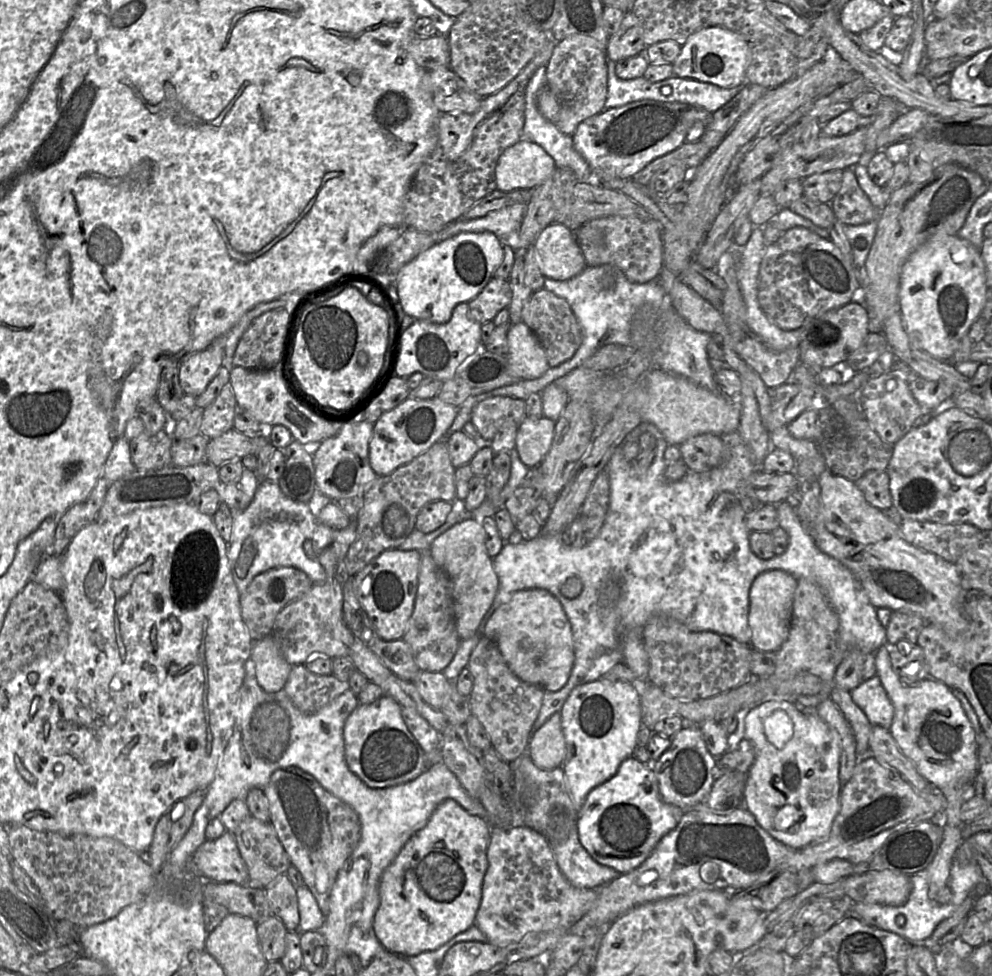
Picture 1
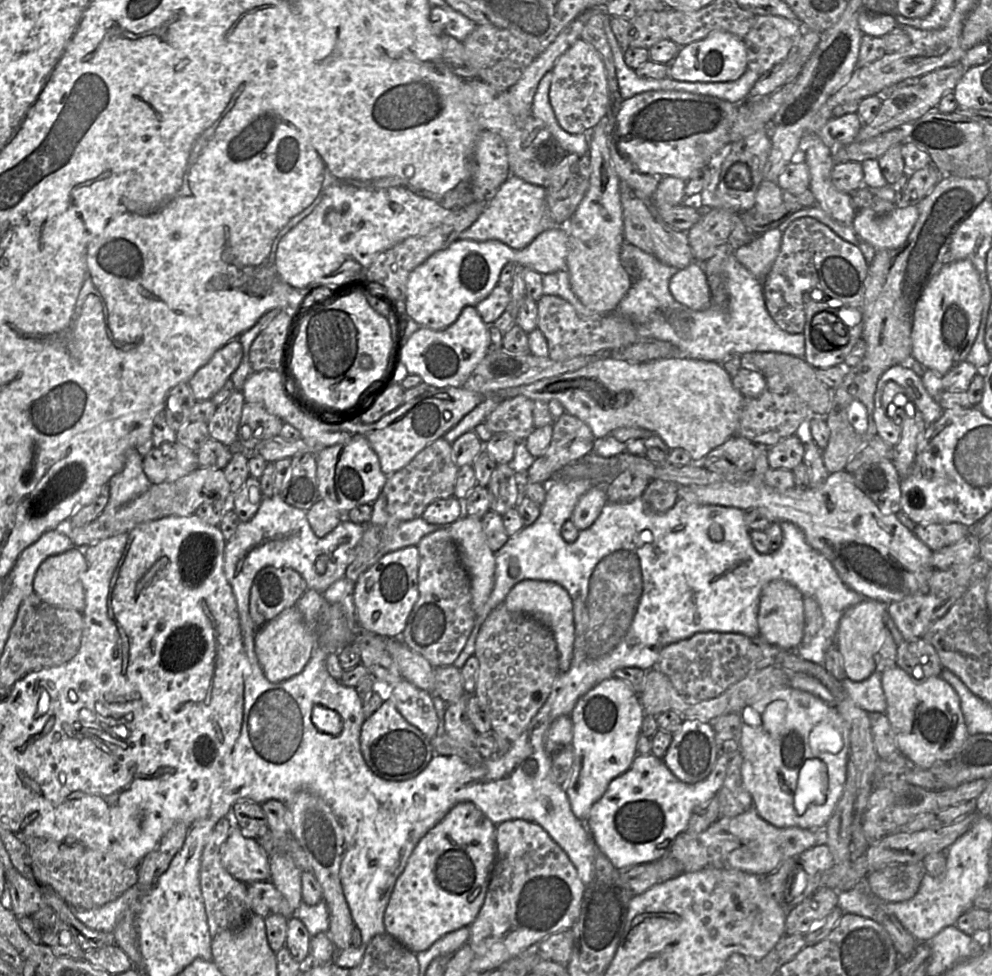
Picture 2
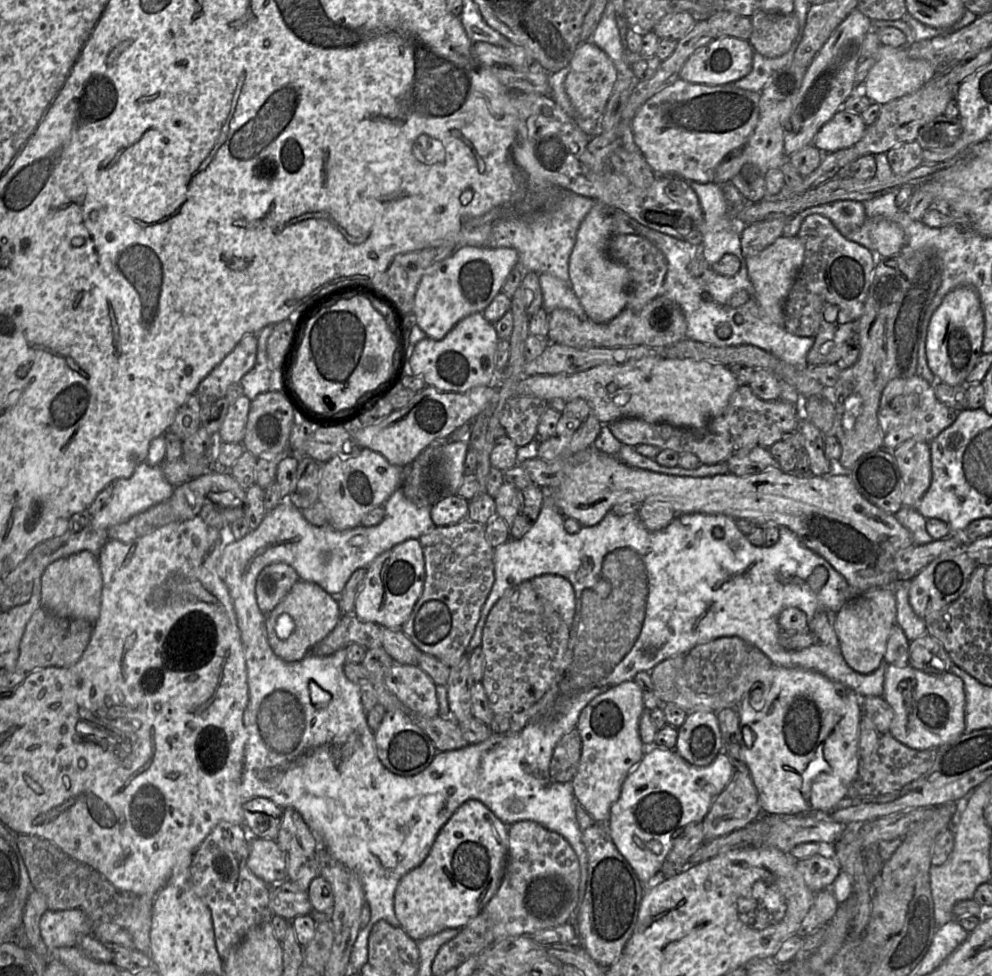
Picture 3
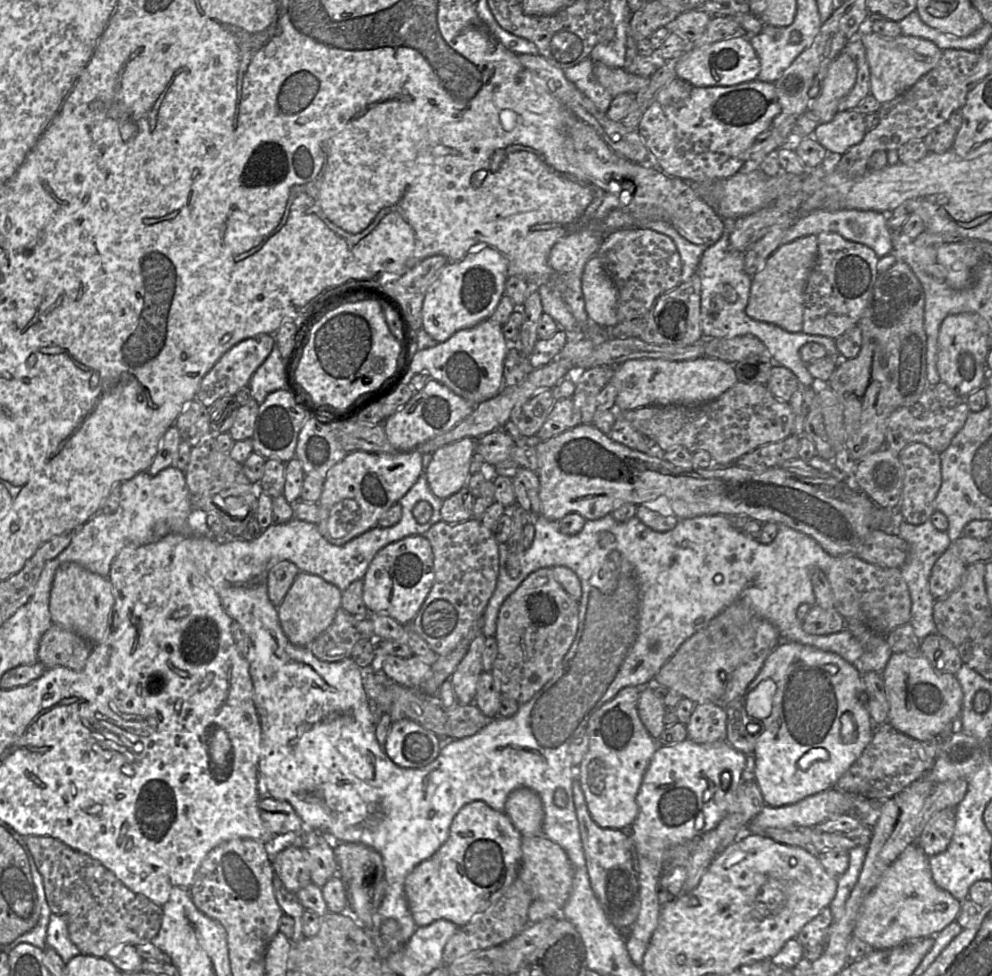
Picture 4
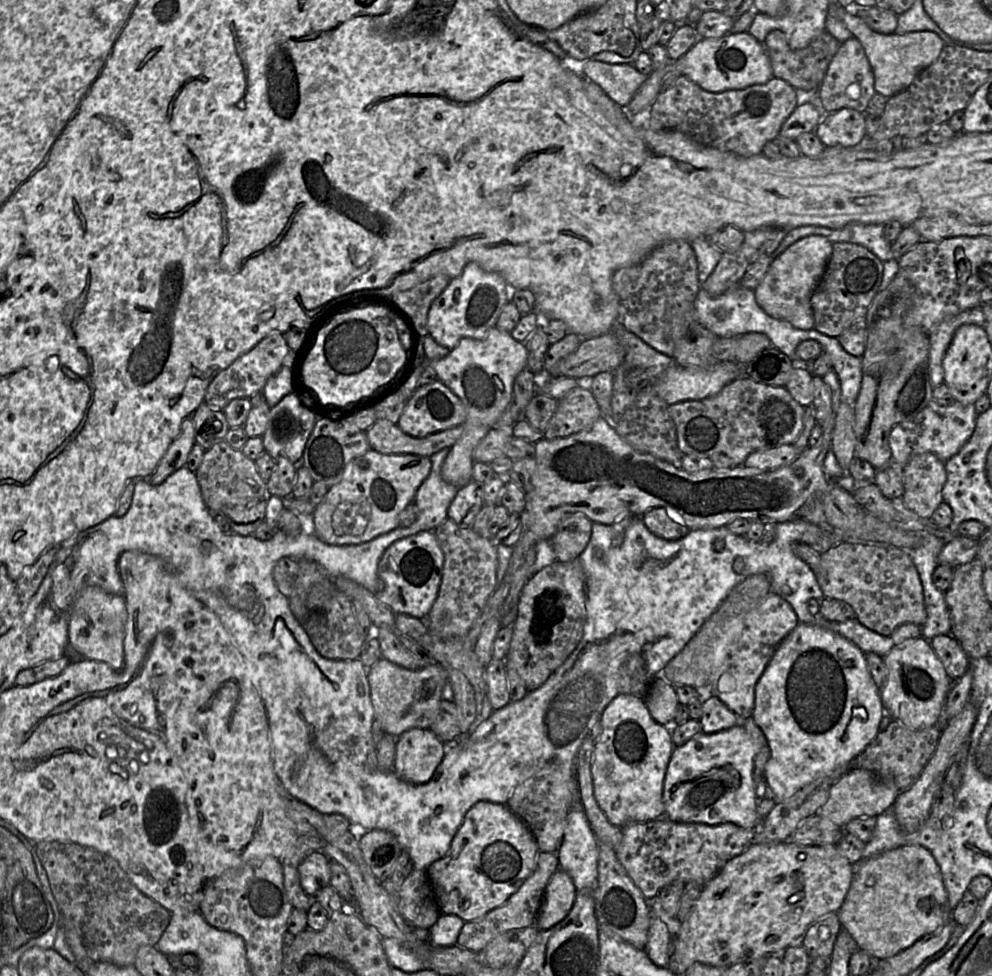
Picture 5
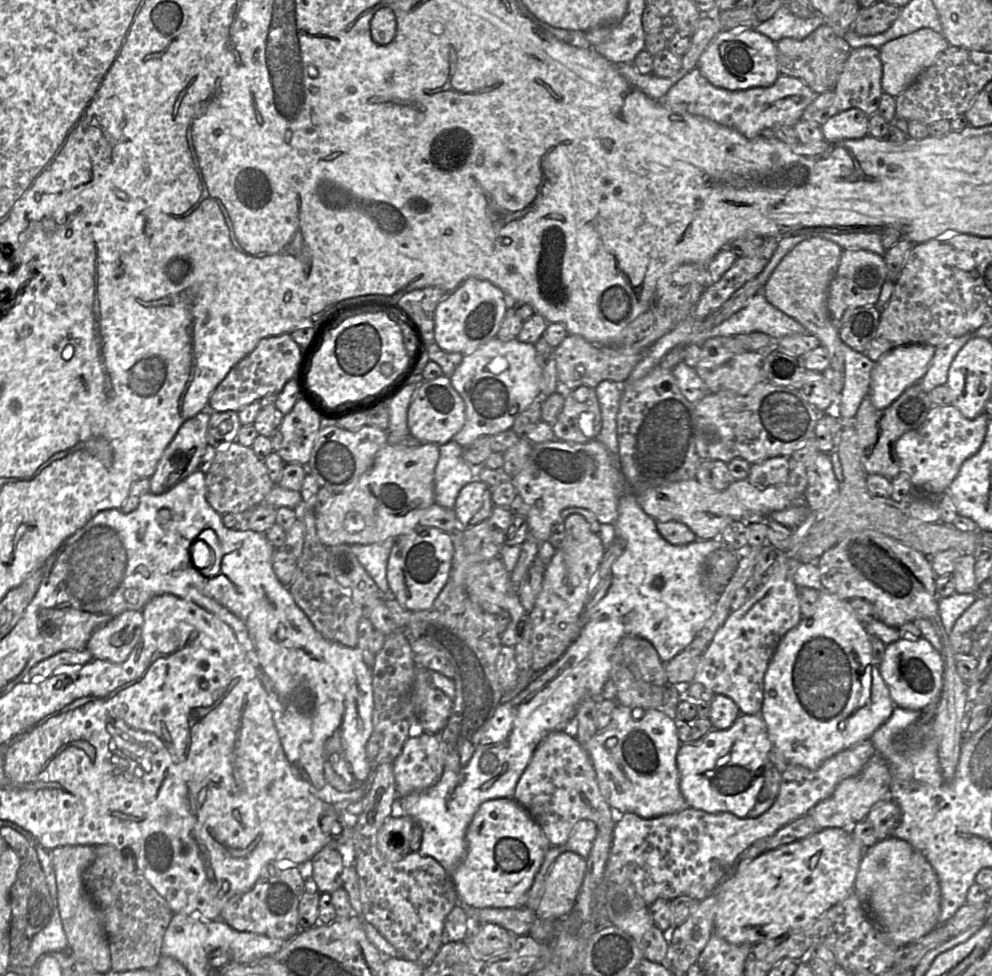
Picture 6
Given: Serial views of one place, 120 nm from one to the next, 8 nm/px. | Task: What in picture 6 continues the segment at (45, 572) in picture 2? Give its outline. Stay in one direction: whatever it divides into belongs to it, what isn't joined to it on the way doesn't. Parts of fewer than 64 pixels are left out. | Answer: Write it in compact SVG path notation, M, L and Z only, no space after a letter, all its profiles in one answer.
M127 610L96 630L85 649L91 652L93 659L123 663L140 641L143 624L141 610Z

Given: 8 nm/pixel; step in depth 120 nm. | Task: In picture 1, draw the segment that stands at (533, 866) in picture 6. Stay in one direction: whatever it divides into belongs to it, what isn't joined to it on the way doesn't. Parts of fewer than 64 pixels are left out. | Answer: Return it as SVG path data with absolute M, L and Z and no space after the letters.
M446 799L436 807L427 824L405 843L382 874L380 905L374 916L373 929L385 950L403 957L414 956L435 950L474 925L488 868L490 835L491 827L485 819L469 814L454 800Z

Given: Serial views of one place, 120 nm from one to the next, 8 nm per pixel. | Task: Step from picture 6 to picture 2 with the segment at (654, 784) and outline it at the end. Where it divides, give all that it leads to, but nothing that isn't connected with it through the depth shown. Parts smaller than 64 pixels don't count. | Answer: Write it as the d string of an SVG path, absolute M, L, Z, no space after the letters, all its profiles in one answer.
M616 677L603 680L579 698L570 719L572 721L573 764L564 790L575 817L586 821L590 809L605 793L609 783L626 772L637 756L637 742L644 719L644 710L639 694L624 680Z

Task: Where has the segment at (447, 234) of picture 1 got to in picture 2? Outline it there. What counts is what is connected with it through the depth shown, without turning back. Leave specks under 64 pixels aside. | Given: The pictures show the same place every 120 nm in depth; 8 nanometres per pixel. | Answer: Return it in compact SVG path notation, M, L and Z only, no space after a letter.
M510 176L488 201L479 218L458 239L487 241L498 240L513 249L523 249L545 230L565 227L554 222L545 201L543 186L529 183L518 176Z

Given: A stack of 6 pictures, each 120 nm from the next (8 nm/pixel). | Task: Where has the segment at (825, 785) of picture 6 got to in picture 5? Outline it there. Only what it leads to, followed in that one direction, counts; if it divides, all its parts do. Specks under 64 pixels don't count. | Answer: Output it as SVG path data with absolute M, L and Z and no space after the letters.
M662 816L645 823L631 823L622 828L622 840L616 849L620 864L642 895L652 901L665 886L674 882L696 882L702 887L712 880L726 863L743 853L756 840L756 829L742 828L733 823L707 825L680 823Z

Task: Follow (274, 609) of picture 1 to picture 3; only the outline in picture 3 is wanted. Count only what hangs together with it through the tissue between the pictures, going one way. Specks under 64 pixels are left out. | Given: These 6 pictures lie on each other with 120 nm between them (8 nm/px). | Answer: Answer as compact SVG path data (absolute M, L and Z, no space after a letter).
M277 563L263 568L255 586L256 601L261 612L268 615L299 580L295 569L288 564Z

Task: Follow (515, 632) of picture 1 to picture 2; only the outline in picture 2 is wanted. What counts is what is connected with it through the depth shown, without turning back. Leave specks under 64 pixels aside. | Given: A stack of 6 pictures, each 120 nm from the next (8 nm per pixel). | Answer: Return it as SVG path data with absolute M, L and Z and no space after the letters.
M522 580L511 589L503 604L509 612L531 616L551 630L559 653L559 673L568 671L573 657L575 625L573 603L567 590L551 581Z

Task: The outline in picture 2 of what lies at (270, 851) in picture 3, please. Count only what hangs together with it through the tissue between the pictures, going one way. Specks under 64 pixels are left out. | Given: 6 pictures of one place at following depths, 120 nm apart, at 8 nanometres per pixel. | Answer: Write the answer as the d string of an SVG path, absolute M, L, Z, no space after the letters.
M233 827L221 847L221 862L235 879L251 884L270 879L270 858L257 838L245 836Z

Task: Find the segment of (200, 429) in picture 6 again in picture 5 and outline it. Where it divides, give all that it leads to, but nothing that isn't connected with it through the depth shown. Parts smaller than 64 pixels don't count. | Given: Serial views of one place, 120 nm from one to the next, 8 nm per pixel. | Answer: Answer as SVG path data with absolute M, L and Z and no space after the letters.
M188 416L182 421L178 436L170 443L158 466L148 477L149 483L159 485L172 473L184 467L194 444L194 425L191 417Z

